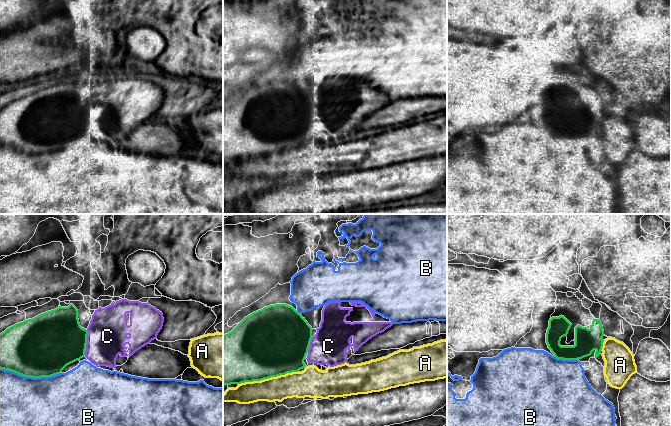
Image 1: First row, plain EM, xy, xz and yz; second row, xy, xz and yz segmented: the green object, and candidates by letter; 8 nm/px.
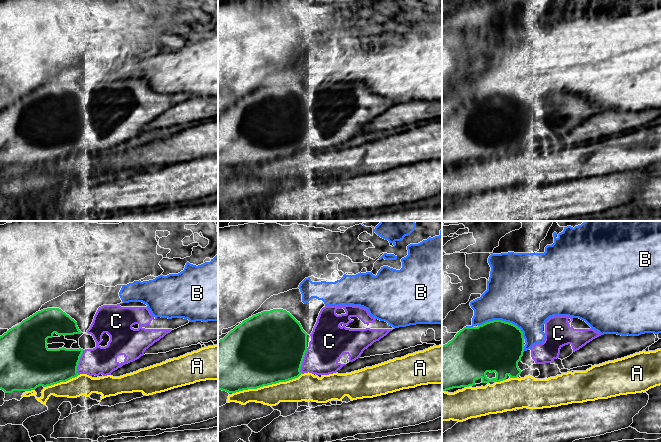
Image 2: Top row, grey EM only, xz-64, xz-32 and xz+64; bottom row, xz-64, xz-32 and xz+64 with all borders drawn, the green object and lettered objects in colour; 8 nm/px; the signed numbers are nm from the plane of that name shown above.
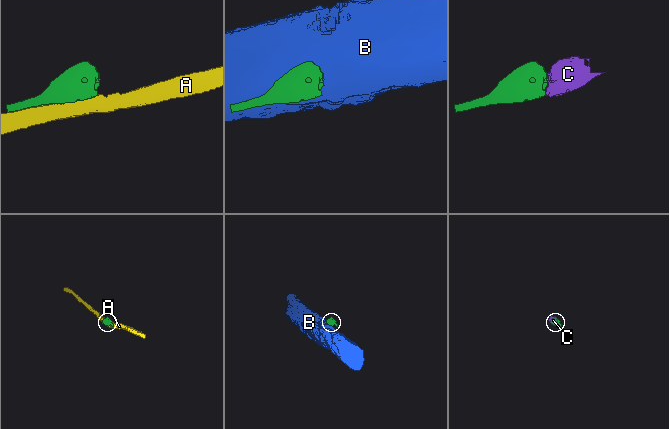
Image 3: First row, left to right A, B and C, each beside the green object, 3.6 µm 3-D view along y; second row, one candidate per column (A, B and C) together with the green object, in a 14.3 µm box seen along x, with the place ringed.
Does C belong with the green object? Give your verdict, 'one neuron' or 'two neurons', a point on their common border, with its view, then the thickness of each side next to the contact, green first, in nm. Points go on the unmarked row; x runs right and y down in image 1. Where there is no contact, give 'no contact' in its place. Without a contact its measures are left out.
one neuron; meets green in xy at (86, 119); 440 nm thick on the green side, 320 nm on the other

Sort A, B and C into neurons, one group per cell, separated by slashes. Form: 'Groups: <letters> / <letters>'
Groups: A / B / C

